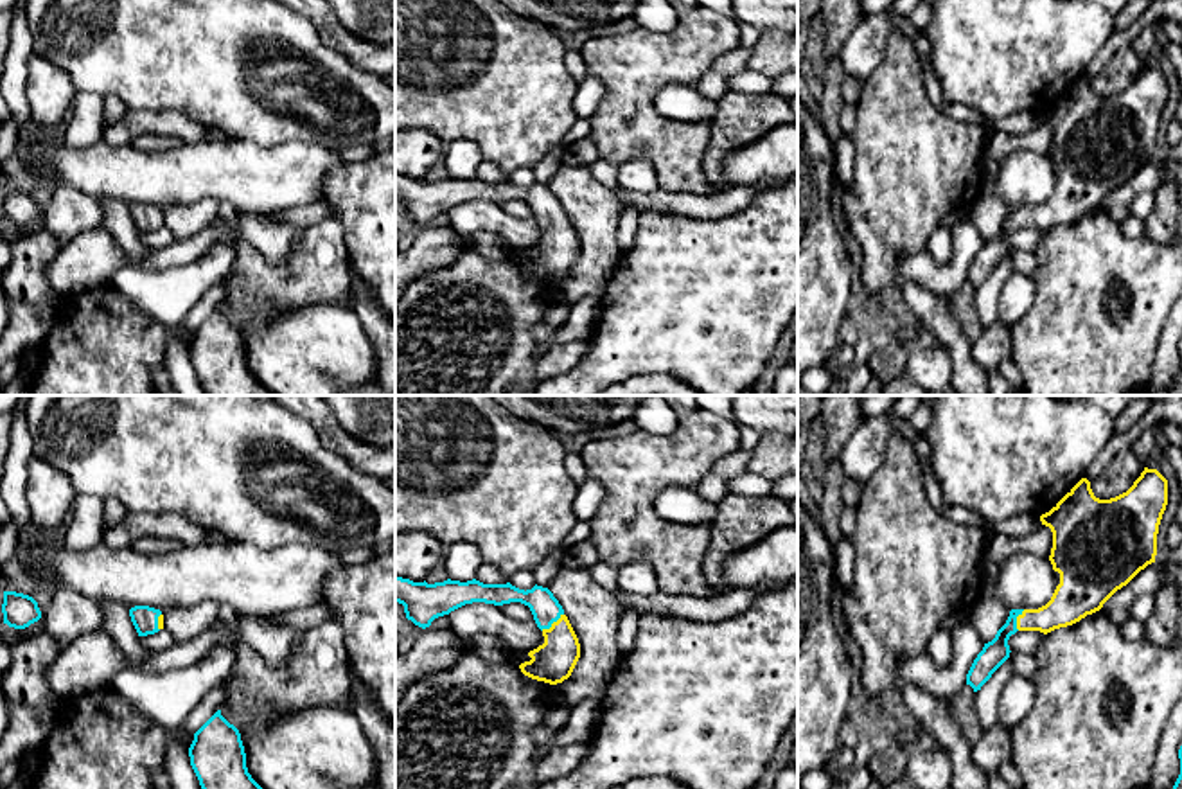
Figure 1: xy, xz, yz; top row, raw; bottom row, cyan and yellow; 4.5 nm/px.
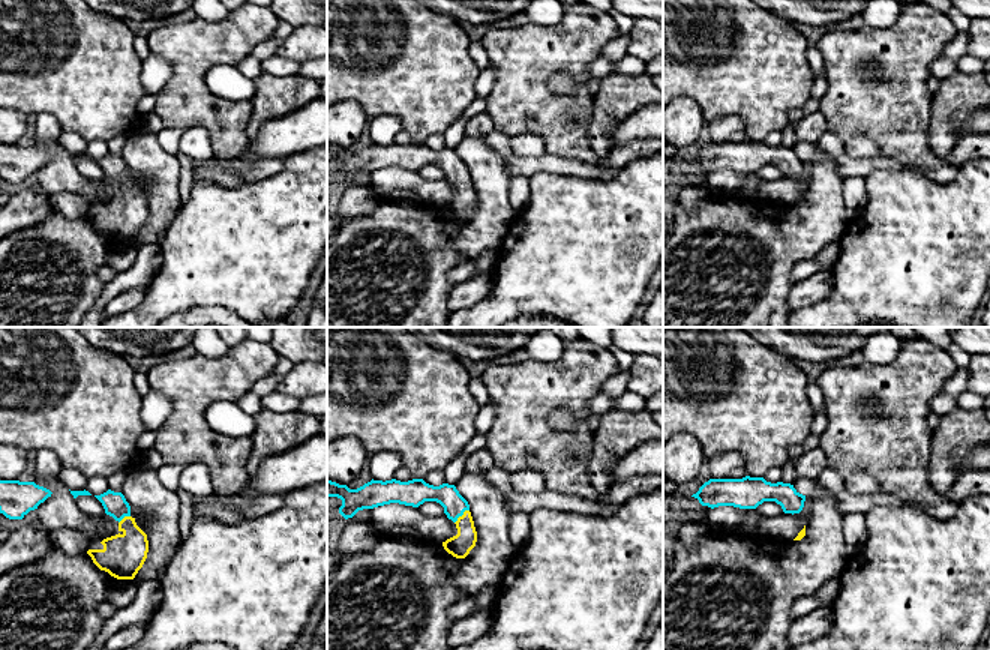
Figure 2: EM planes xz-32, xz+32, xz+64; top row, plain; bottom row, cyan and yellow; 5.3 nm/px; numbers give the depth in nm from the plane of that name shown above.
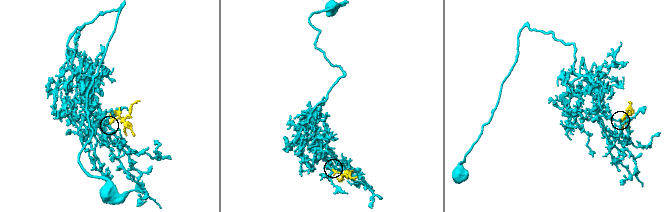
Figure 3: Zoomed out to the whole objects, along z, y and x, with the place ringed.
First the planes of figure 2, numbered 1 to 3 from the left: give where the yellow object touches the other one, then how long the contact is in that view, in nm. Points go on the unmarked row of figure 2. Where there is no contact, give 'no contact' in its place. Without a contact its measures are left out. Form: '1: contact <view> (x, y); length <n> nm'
1: contact xz-32 (123, 180); length 80 nm
2: contact xz+32 (461, 179); length 110 nm
3: no contact

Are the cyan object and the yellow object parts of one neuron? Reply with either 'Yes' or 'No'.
Yes

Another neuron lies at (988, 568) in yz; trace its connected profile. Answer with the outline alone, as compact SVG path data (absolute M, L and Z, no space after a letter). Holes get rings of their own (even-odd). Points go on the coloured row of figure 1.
M947 503L943 510L939 510L947 519L954 523L966 523L966 525L975 525L983 530L983 545L981 545L981 555L977 561L977 572L981 573L983 582L995 582L999 577L999 564L990 559L988 548L993 539L992 525L993 521L983 518L981 514L975 514L972 510L956 507Z

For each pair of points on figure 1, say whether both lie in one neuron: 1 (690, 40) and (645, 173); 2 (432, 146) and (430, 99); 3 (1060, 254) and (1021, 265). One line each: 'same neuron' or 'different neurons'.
1: different neurons
2: different neurons
3: different neurons

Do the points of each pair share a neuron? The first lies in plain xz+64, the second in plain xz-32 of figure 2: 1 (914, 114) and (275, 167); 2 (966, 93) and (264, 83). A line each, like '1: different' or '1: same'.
1: different
2: same

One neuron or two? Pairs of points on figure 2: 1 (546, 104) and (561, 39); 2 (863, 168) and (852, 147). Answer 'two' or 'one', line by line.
1: one
2: two

